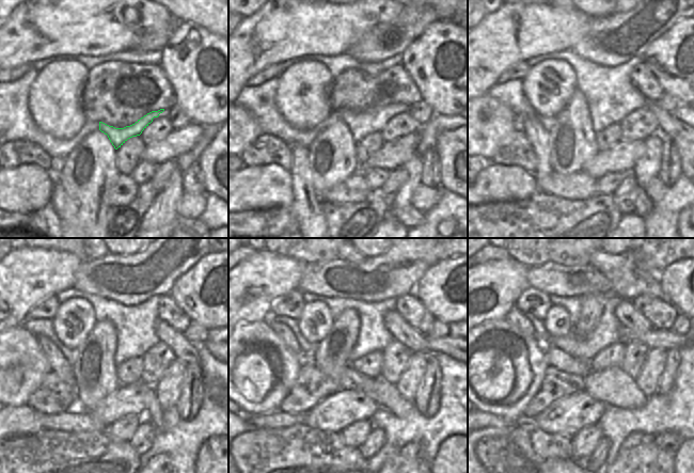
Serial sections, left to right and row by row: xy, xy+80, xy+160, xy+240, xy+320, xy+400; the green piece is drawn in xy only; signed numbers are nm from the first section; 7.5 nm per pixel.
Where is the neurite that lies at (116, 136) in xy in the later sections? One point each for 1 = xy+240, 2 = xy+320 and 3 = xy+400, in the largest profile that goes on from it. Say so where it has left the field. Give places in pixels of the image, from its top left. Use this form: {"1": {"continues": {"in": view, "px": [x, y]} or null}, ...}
{"1": {"continues": {"in": "xy+240", "px": [132, 340]}}, "2": {"continues": {"in": "xy+320", "px": [372, 335]}}, "3": {"continues": {"in": "xy+400", "px": [608, 331]}}}

